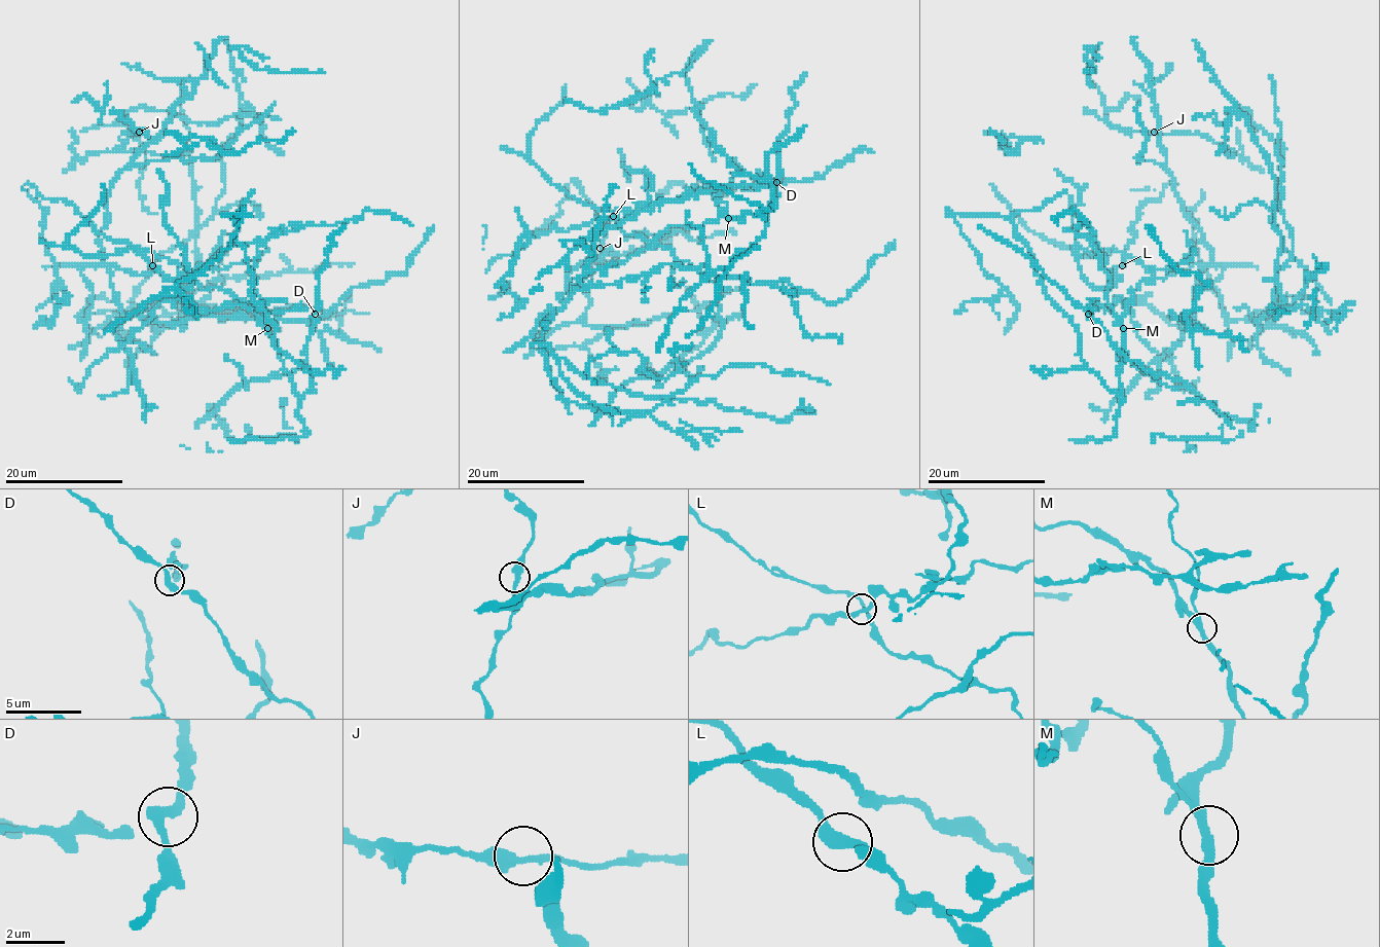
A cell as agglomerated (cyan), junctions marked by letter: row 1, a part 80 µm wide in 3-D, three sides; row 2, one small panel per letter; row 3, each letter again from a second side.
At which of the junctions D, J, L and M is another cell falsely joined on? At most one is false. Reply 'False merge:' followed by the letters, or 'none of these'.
False merge: M

